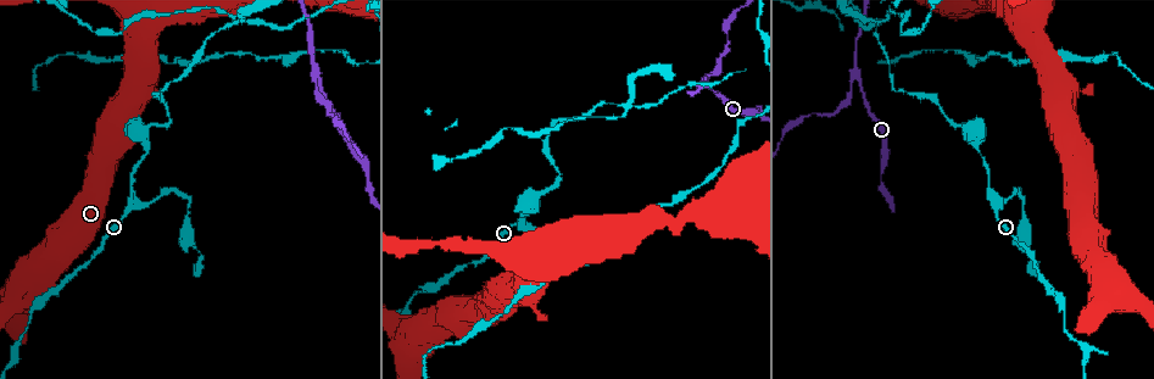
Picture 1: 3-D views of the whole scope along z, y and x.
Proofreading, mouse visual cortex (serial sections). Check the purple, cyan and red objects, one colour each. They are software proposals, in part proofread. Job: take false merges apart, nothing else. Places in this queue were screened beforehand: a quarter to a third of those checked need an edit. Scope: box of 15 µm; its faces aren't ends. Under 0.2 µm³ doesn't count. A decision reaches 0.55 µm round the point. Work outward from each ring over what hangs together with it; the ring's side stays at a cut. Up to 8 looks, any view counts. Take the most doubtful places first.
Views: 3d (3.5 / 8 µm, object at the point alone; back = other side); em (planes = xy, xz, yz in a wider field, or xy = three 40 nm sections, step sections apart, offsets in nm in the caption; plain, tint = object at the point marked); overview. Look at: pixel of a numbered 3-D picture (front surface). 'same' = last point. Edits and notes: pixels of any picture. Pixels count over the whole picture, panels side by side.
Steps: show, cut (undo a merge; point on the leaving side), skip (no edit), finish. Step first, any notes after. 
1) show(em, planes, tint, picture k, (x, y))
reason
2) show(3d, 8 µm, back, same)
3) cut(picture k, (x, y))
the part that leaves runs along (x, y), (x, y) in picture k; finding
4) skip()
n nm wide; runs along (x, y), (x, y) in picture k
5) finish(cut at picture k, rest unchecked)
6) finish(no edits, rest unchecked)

show(3d, 8 µm, picture 1, (316, 77))
side arm on a straight run

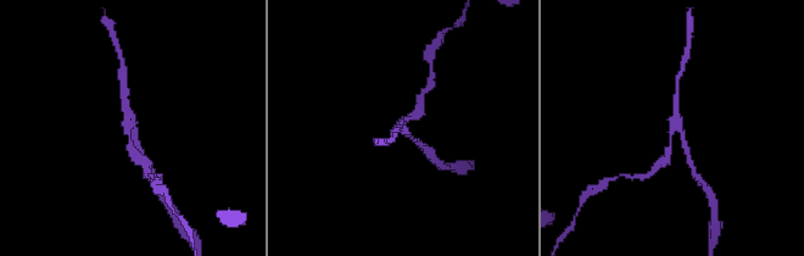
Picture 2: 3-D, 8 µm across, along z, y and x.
show(em, planes, tint, picture 2, (130, 127))
3 arms; arms of 150, 200, 200 nm; now the EM

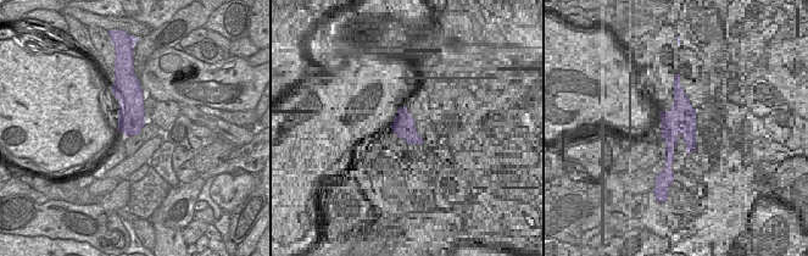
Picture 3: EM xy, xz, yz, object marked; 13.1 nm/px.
cut(picture 2, (412, 116))
the part that leaves runs along (681, 131), (671, 132), (660, 165) in picture 2; two cells meet here

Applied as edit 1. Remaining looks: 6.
show(overview)
redraw

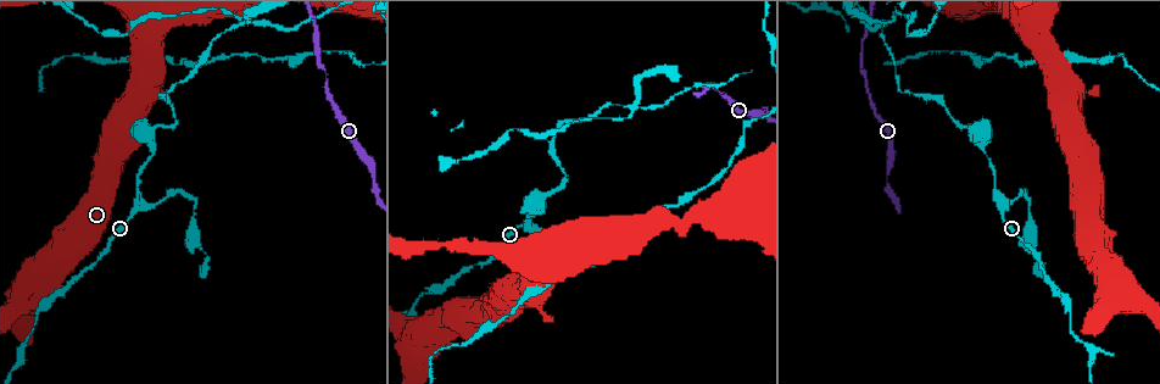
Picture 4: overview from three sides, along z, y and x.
show(3d, 3.5 µm, picture 4, (149, 134))
sharp bend

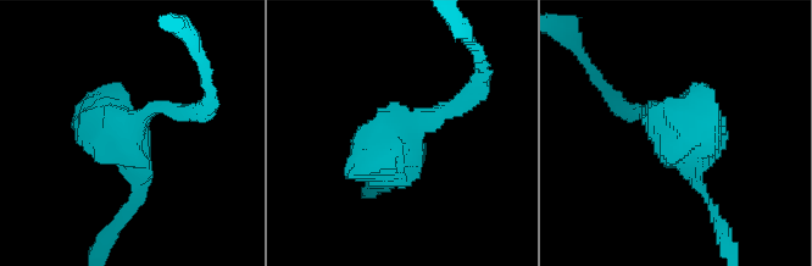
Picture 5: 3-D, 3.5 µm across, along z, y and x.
show(em, planes, tint, picture 5, (127, 132))
now the EM

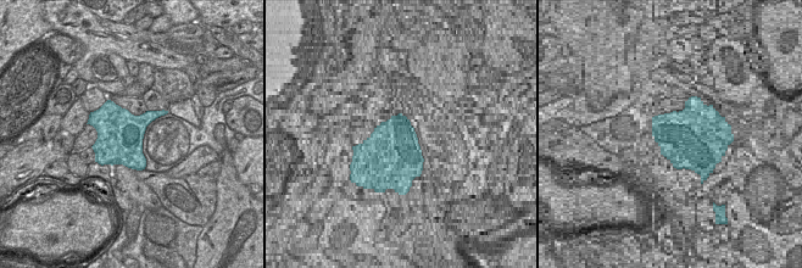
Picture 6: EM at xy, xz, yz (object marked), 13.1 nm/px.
skip()
runs along (705, 197), (690, 144), (643, 111) in picture 5; one cell here

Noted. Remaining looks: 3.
show(3d, 3.5 µm, picture 4, (628, 105))
looks like a crossing

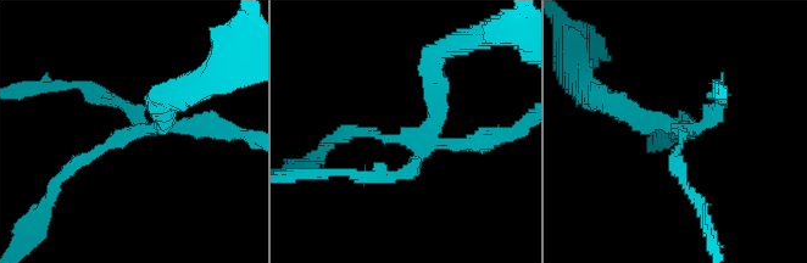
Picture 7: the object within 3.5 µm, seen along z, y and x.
cut(picture 7, (111, 99))
arms of 150, 150, 150, 300 nm; the part that leaves runs along (419, 151), (407, 173), (322, 173) in picture 7; two cells meet here

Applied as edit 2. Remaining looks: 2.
finish(cut at picture 2, cut at picture 7, rest unchecked)

